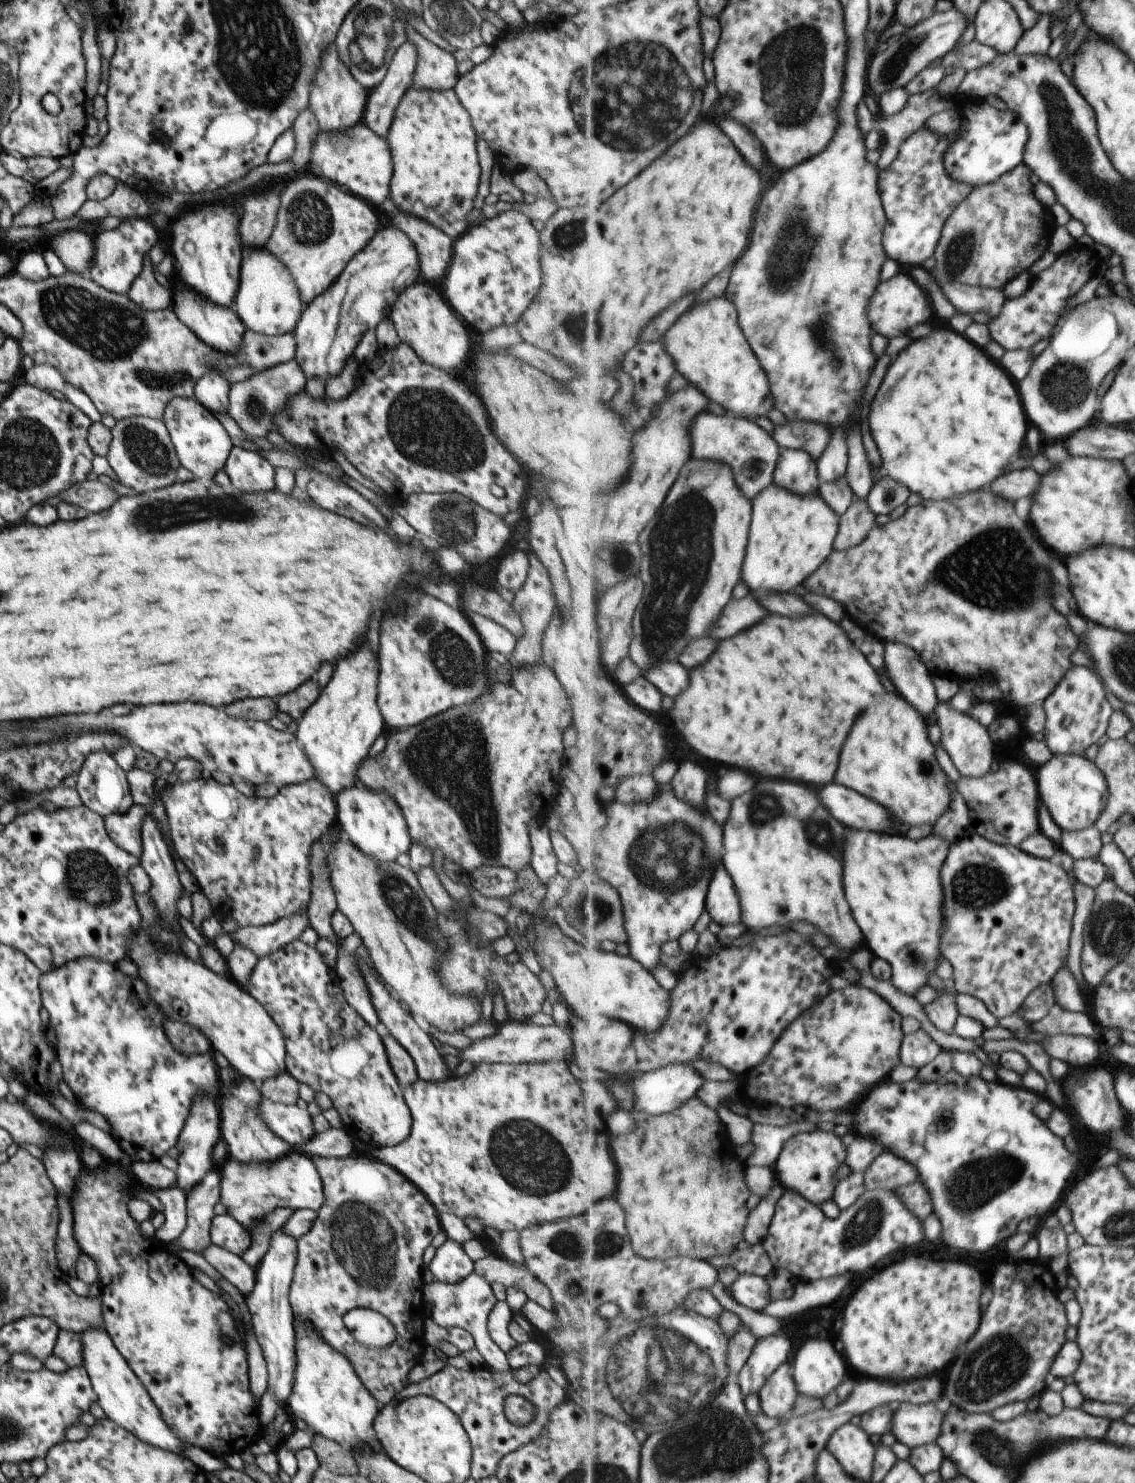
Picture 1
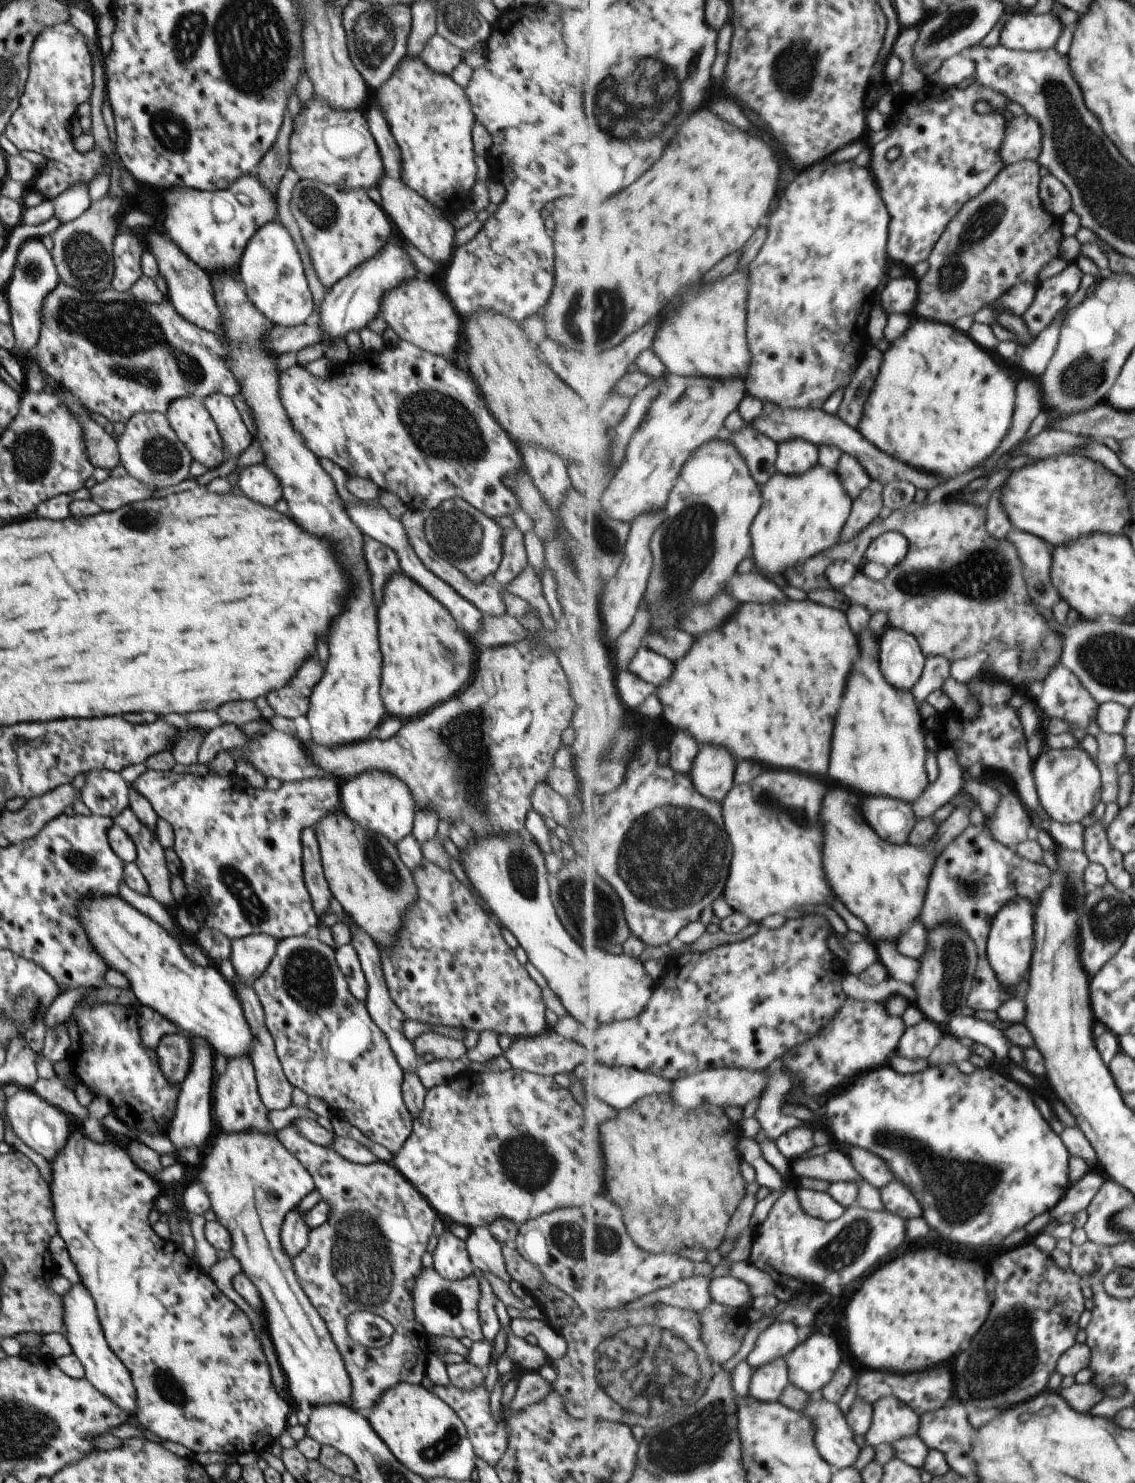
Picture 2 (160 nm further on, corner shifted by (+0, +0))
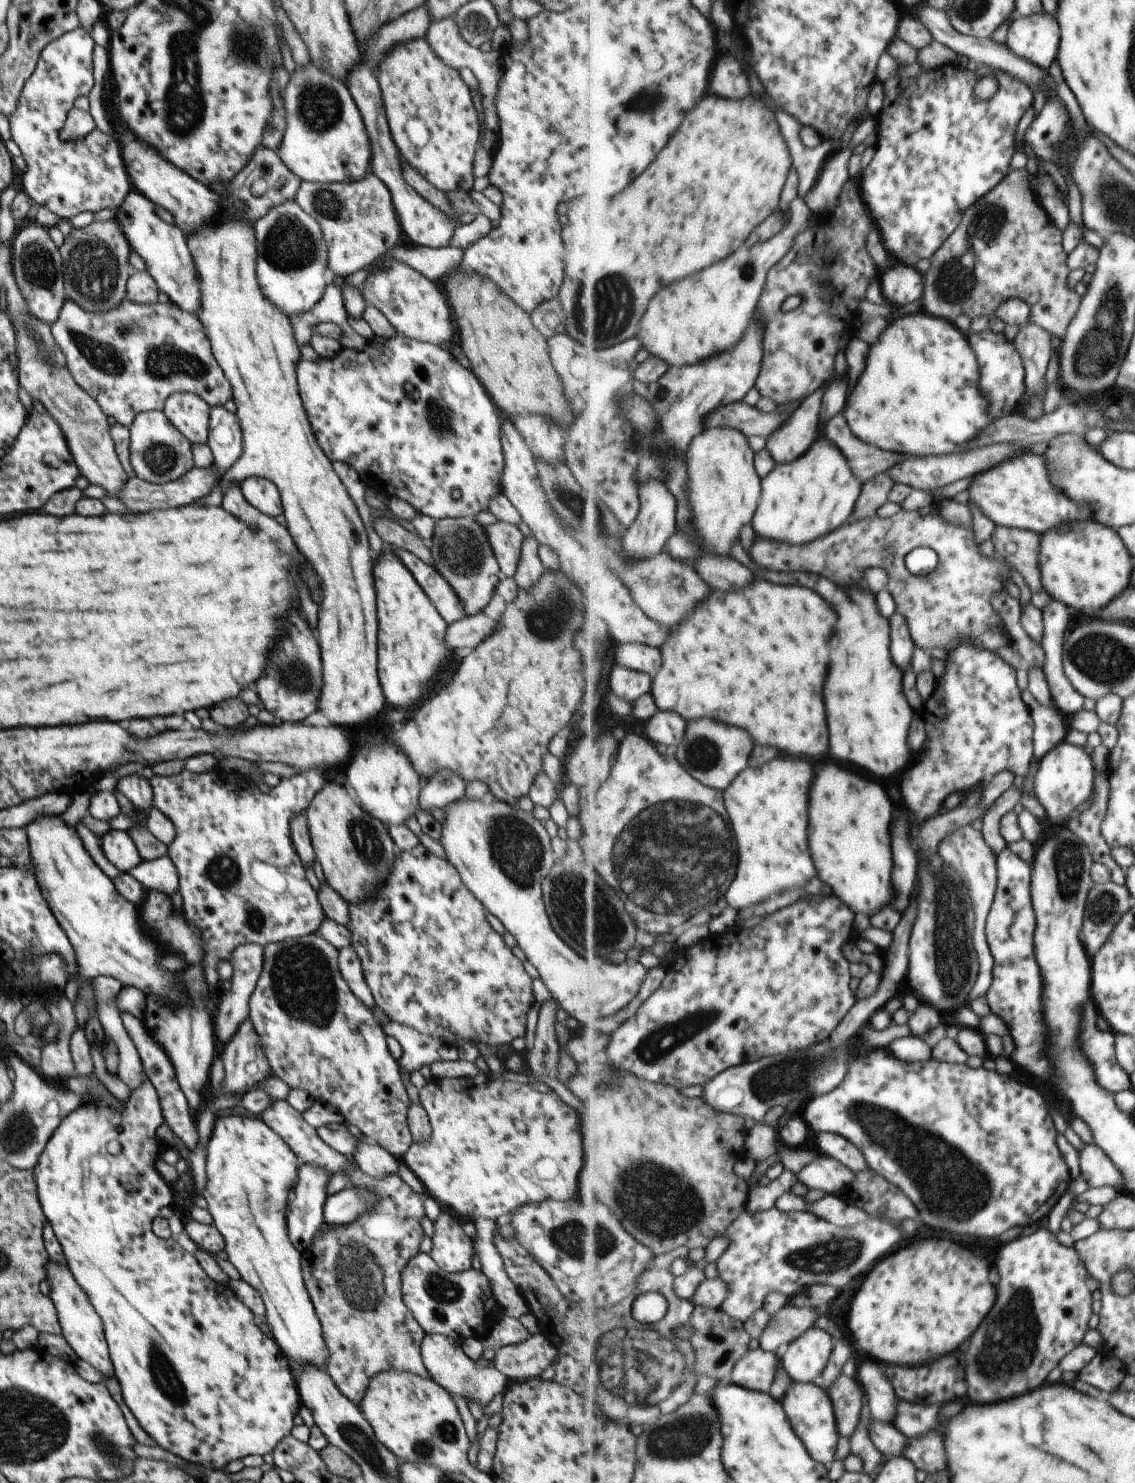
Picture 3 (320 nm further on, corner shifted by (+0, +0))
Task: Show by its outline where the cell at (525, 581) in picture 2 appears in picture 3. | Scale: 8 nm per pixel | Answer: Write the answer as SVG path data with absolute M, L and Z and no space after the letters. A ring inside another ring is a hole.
M532 535L524 538L516 570L512 577L517 588L525 590L525 588L533 586L545 570L537 556L537 547L538 544Z

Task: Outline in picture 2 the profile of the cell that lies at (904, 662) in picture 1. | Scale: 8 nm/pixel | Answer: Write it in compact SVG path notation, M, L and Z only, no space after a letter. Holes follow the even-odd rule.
M891 626L881 637L881 670L901 690L912 692L923 674L926 657L917 638L906 630Z

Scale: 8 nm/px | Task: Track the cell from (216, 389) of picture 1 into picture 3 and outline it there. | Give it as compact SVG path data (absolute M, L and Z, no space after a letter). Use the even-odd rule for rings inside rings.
M221 405L209 410L206 446L211 452L212 465L219 478L241 456L242 435L237 418Z

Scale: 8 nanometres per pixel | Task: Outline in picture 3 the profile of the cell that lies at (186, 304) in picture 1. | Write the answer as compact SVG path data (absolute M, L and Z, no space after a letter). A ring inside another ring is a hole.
M131 187L121 206L116 210L114 219L119 222L130 251L143 260L145 271L153 278L156 288L166 294L178 310L195 316L201 312L201 290L187 240L177 226L157 218L157 214L153 214L153 206L147 198Z

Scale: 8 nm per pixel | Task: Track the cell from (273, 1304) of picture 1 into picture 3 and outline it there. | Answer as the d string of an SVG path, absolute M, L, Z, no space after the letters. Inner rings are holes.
M300 1163L297 1184L293 1186L285 1213L287 1239L299 1253L306 1250L323 1223L321 1208L327 1196L327 1180L325 1170L319 1166Z

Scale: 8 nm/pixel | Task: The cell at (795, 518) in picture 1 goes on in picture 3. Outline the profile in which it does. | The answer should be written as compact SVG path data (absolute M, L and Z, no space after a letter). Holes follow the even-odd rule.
M825 438L818 439L801 458L778 464L762 483L763 494L752 528L755 526L761 536L791 542L793 546L815 542L846 525L856 513L864 489L864 482L857 478L843 452Z

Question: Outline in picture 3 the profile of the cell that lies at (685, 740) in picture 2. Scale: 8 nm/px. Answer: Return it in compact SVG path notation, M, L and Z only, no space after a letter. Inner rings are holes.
M657 709L654 716L644 724L645 734L654 744L660 743L668 747L669 752L683 742L687 734L688 722L683 716L671 710Z

